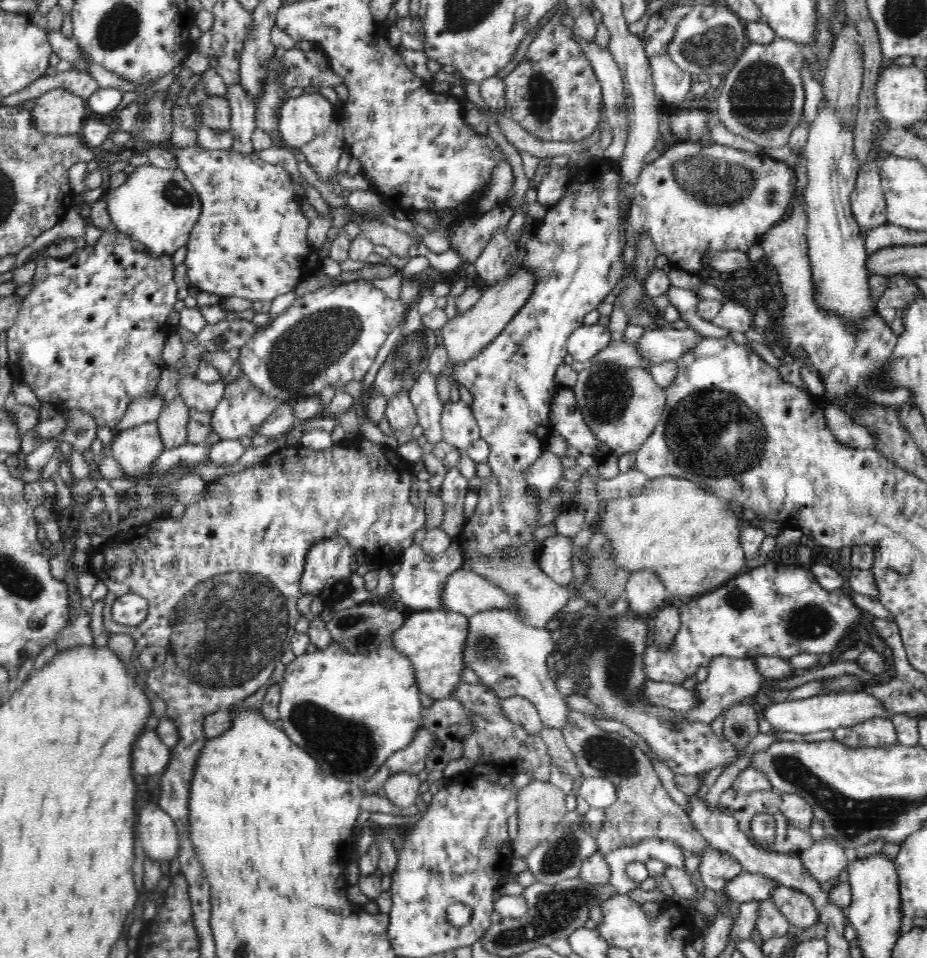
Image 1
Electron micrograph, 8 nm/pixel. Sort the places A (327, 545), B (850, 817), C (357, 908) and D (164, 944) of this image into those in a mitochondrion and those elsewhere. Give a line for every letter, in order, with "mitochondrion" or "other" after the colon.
A: other
B: mitochondrion
C: other
D: mitochondrion

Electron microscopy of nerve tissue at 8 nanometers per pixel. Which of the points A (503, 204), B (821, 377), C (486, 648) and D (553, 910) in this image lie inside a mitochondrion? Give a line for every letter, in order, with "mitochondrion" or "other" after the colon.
A: other
B: other
C: mitochondrion
D: mitochondrion

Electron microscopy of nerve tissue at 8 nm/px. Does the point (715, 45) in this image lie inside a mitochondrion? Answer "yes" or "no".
yes

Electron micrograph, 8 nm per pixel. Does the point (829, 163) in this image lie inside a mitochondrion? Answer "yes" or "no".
no

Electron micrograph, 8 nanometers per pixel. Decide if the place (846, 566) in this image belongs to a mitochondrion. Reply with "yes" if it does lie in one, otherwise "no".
no

